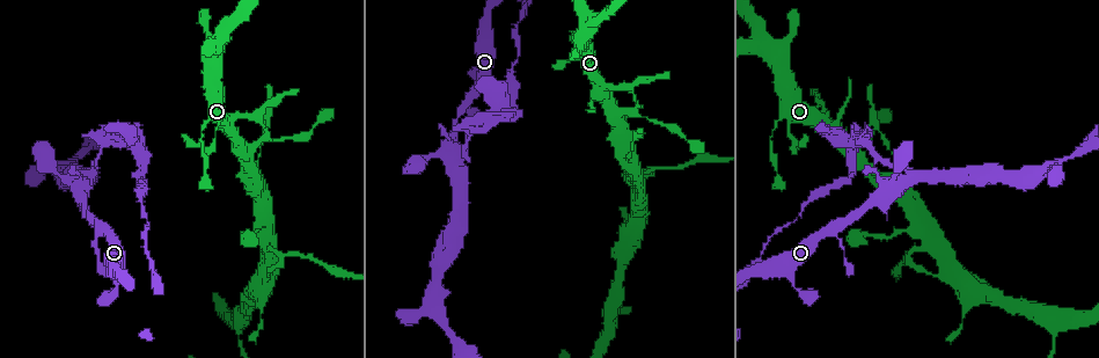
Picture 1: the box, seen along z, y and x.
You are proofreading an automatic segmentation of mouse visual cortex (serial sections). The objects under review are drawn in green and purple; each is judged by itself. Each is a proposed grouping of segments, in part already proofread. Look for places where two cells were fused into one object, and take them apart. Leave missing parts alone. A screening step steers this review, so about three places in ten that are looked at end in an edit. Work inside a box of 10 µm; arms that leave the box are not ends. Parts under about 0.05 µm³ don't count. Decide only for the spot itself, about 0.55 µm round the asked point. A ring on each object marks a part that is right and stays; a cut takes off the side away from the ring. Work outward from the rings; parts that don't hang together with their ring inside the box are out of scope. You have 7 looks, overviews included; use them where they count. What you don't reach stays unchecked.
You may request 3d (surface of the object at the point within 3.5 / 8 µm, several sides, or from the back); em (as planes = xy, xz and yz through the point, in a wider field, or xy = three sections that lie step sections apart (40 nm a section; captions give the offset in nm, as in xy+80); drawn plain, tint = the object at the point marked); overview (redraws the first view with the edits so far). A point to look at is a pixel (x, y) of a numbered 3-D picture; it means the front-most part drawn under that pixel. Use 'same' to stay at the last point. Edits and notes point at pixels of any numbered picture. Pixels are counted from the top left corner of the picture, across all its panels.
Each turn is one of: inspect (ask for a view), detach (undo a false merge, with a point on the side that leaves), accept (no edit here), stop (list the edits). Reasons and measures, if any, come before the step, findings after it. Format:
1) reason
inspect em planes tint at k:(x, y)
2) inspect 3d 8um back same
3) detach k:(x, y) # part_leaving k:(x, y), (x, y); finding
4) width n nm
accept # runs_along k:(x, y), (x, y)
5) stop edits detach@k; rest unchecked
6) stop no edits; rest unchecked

side arm on a straight run
inspect 3d 3.5um at 1:(629, 161)

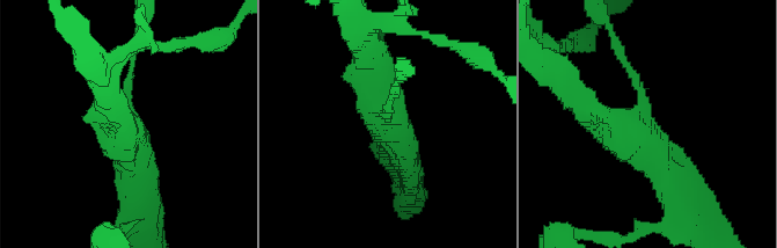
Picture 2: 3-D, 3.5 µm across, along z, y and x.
arms 3; arm_widths 100, 400, 450 nm; now the EM
inspect em xy step 2 tint at 2:(385, 115)

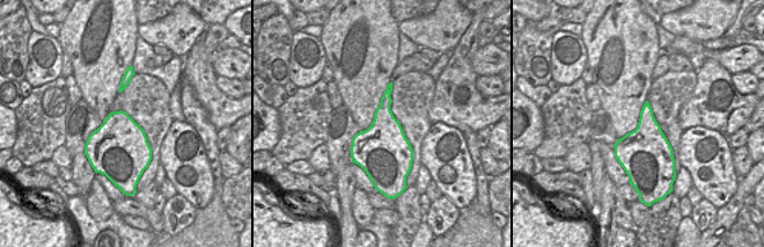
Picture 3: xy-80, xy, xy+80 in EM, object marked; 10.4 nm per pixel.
inspect em xy step 3 tint same

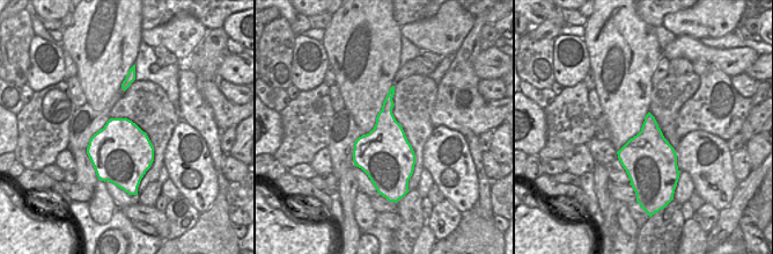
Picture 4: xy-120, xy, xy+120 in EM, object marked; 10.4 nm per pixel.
width 550 nm
accept # runs_along 2:(570, 89), (638, 136), (680, 189); one cell here

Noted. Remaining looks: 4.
three arms meet
inspect 3d 8um at 1:(460, 171)

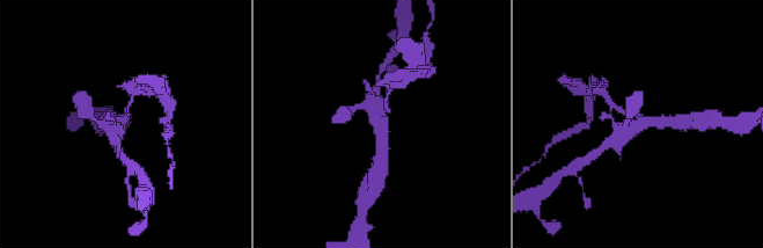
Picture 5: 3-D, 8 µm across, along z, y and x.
inspect 3d 3.5um same

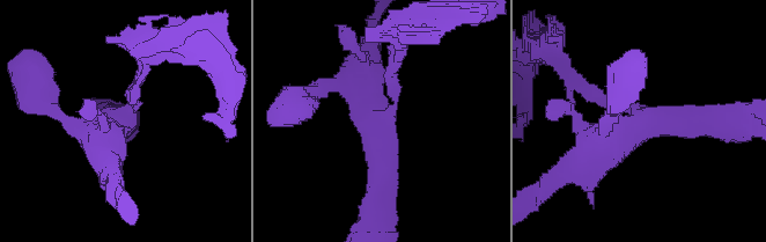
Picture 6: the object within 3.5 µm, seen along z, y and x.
shape alone is not enough
inspect em xy step 5 tint at 6:(640, 117)

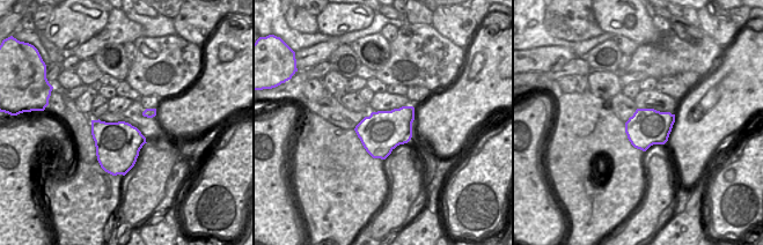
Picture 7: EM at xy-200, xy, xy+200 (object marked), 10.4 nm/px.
arm_widths 150, 400, 450 nm
detach 6:(590, 92) # part_leaving 6:(395, 105), (402, 22); a second cell is stuck on

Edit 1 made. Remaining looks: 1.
stop edits detach@6; rest unchecked

